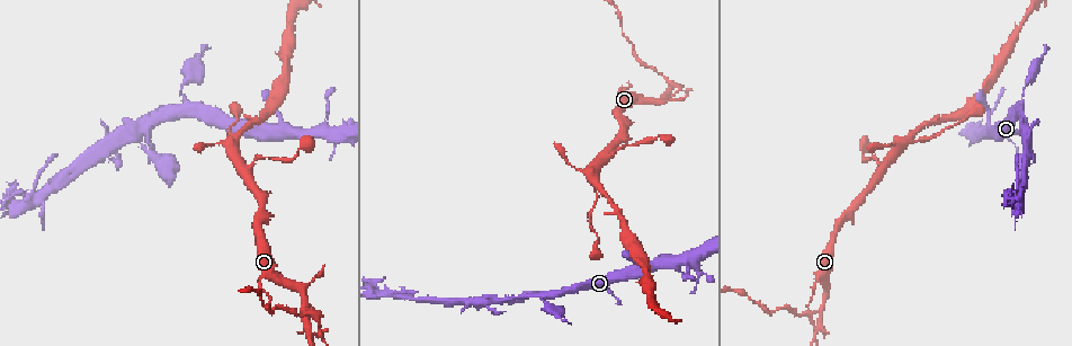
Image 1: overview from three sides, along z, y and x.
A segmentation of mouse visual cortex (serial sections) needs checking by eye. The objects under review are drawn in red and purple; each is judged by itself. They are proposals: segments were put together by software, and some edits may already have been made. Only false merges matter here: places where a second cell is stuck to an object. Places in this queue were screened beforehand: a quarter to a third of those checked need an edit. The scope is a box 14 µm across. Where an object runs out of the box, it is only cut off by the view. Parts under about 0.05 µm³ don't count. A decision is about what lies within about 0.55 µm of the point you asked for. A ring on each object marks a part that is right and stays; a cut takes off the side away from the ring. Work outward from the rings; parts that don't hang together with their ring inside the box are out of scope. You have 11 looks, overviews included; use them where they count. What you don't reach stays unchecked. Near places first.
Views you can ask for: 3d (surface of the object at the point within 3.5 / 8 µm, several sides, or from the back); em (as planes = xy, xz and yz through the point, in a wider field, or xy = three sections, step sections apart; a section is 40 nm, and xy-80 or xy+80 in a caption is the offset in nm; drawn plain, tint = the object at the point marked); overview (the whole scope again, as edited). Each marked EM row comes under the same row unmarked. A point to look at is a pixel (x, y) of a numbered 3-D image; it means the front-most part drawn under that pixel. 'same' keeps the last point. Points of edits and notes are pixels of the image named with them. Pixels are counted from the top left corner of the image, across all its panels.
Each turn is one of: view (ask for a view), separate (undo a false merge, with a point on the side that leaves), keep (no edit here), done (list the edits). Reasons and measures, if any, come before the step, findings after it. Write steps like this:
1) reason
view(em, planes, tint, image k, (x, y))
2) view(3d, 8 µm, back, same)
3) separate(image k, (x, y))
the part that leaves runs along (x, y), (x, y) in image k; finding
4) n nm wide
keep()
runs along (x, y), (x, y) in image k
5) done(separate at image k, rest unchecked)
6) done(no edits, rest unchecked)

arms part here
view(3d, 3.5 µm, image 1, (148, 124))

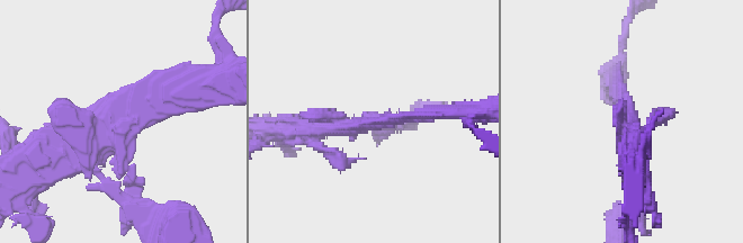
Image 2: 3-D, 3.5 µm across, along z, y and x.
need the tissue
view(em, xy, step 2, tint, image 2, (125, 120))

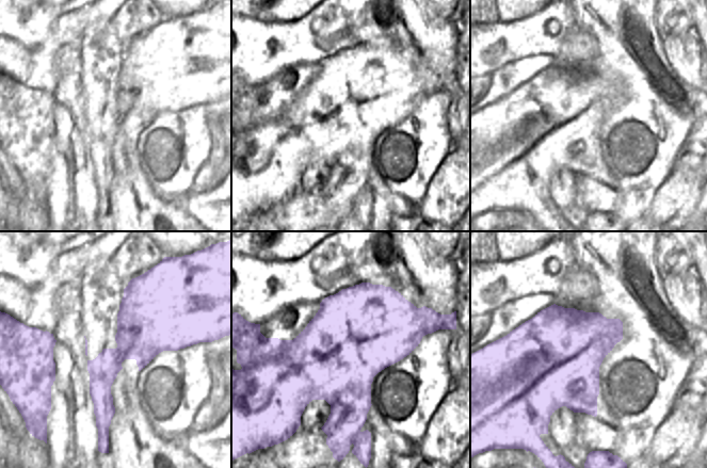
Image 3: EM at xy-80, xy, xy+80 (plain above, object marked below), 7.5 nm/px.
650 nm wide
keep()
runs along (193, 87), (57, 140) in image 2; all the same cell

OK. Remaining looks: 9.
small branch off a trunk
view(3d, 3.5 µm, image 1, (596, 182))

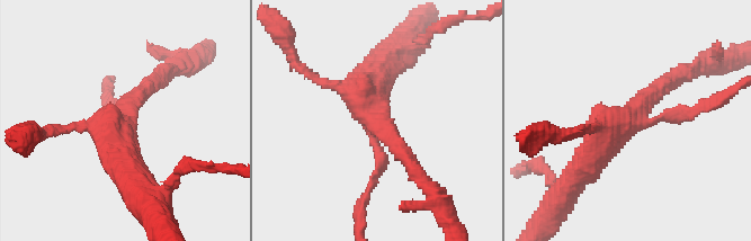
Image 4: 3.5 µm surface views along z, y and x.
4 arms; arms of 150, 150, 250, 450 nm
view(em, xy, step 3, tint, image 4, (631, 114))

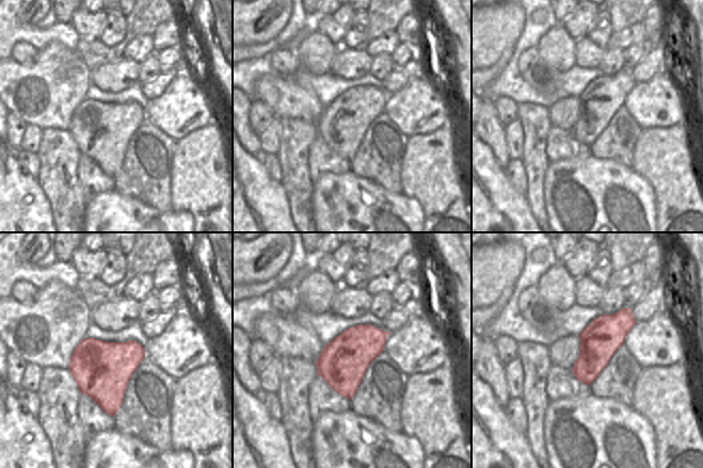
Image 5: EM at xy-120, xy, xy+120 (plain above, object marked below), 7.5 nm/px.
view(em, xy, step 5, tint, same)

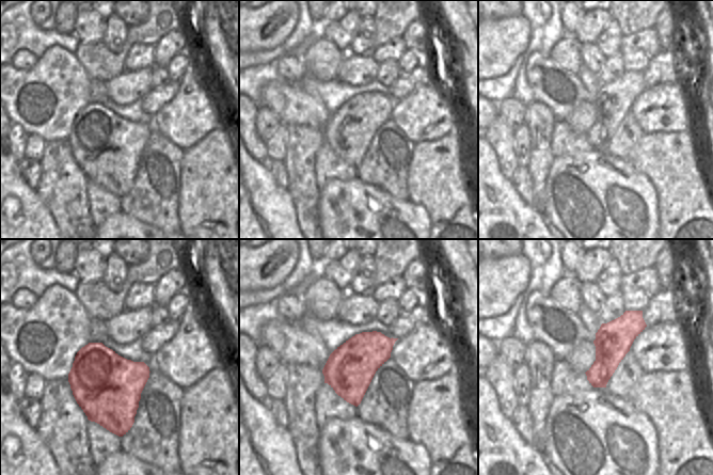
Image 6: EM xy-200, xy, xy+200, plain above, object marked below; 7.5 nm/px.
keep()
runs along (581, 170), (616, 125), (679, 73) in image 4; continuous, no second cell

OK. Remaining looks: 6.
view(3d, 3.5 µm, image 1, (1018, 205))

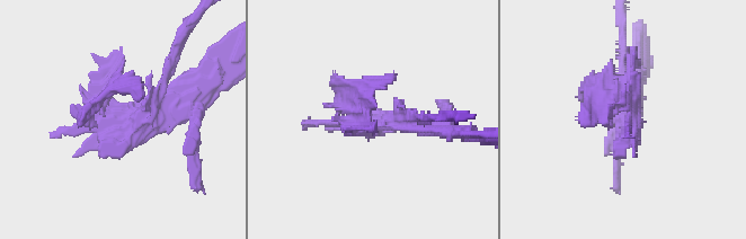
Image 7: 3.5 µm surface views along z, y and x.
now the EM
view(em, xy, step 3, tint, image 7, (138, 120))

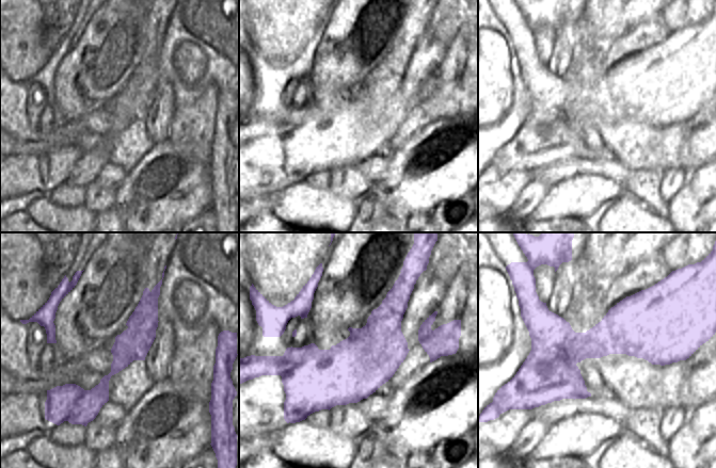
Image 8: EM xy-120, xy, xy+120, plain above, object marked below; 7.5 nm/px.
keep()
all the same cell

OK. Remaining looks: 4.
sudden change in width
view(3d, 8 µm, image 1, (665, 99))

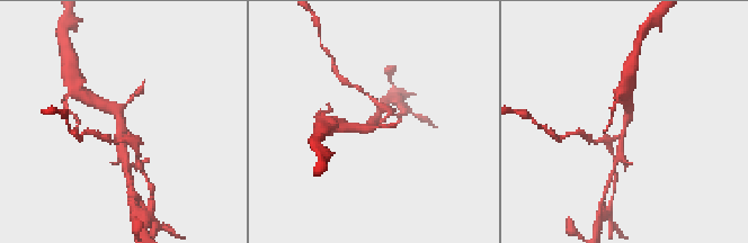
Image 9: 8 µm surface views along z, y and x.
view(3d, 3.5 µm, image 9, (376, 124))

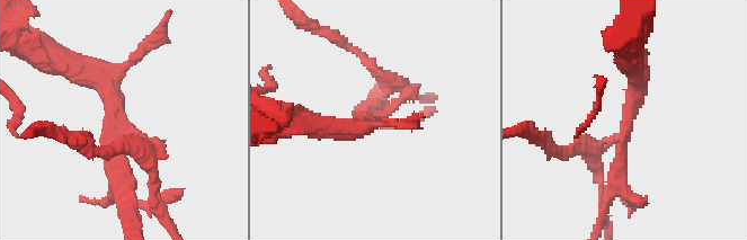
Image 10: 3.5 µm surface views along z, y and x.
3 arms; arms of 150, 250, 300 nm; shape alone is not enough
view(em, xy, step 3, tint, image 10, (629, 120))

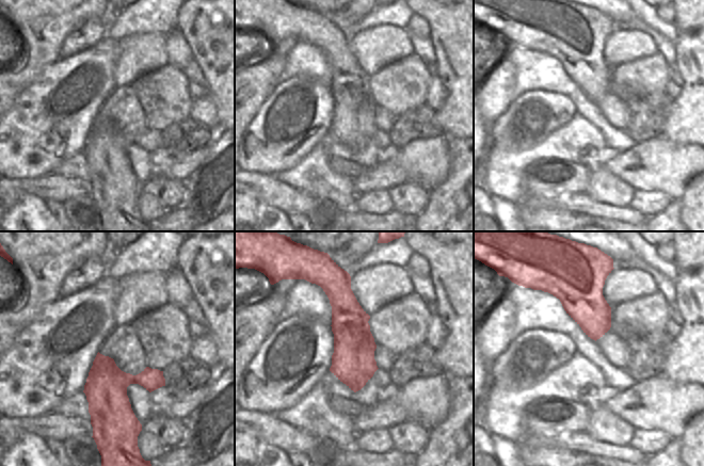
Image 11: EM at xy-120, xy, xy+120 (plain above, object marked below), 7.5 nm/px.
keep()
runs along (74, 65), (154, 144), (138, 148) in image 10; continuous, no second cell

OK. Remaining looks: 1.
done(no edits, rest unchecked)

